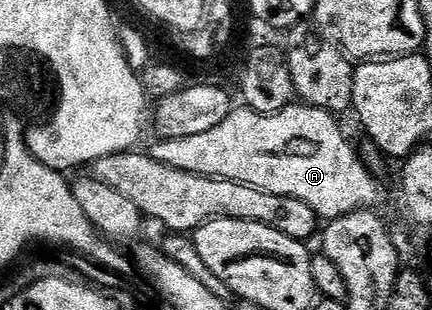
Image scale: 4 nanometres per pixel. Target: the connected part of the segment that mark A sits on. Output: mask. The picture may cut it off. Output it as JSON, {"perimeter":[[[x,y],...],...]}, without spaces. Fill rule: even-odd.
{"perimeter":[[[295,102],[282,112],[265,116],[245,106],[233,112],[208,134],[192,134],[183,140],[162,140],[148,155],[162,164],[212,176],[219,180],[239,180],[268,194],[287,196],[312,206],[323,221],[347,216],[349,212],[370,210],[378,200],[375,173],[363,162],[359,149],[350,145],[331,113],[307,108]]]}

